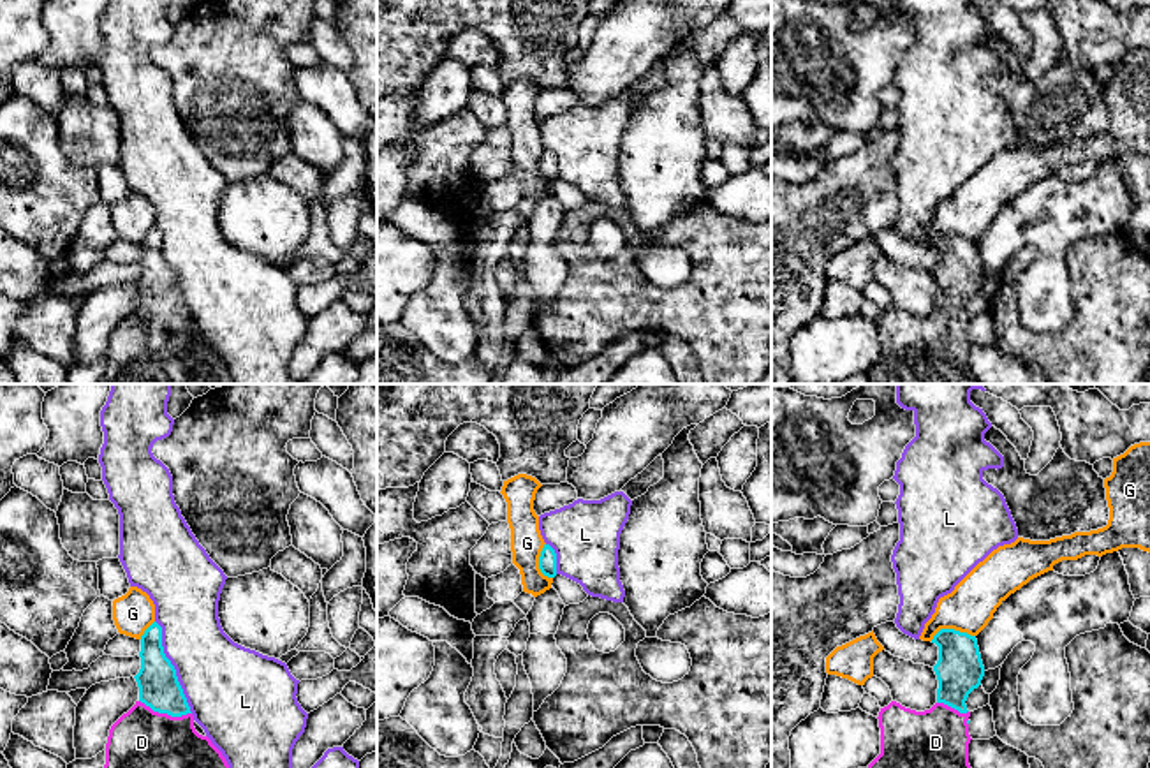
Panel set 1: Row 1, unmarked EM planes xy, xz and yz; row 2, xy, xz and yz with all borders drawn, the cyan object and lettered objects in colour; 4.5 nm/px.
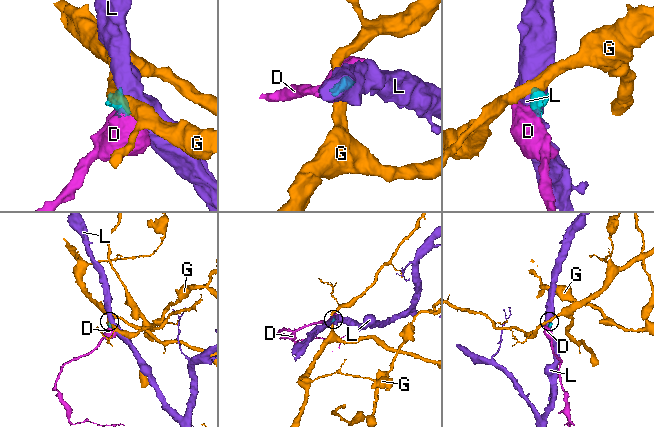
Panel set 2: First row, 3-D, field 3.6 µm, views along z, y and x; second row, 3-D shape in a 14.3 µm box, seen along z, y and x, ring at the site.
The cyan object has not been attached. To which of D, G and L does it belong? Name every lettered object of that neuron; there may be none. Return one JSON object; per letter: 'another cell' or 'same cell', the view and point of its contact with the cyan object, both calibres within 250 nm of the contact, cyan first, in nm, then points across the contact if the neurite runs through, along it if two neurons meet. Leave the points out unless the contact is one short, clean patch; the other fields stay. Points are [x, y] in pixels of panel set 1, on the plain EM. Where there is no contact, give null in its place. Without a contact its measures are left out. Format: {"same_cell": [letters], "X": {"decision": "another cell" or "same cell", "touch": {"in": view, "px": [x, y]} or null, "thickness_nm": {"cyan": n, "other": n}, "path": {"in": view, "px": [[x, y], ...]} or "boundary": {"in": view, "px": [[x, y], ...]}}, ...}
{"same_cell": ["D"], "D": {"decision": "same cell", "touch": {"in": "xy", "px": [166, 317]}, "thickness_nm": {"cyan": 190, "other": 460}, "path": {"in": "xy", "px": [[159, 293], [166, 317], [159, 333], [157, 370]]}}, "G": {"decision": "another cell", "touch": {"in": "yz", "px": [951, 235]}, "thickness_nm": {"cyan": 220, "other": 220}, "boundary": {"in": "yz", "px": [[974, 240], [941, 235], [930, 245]]}}, "L": {"decision": "another cell", "touch": {"in": "xy", "px": [173, 272]}, "thickness_nm": {"cyan": 190, "other": 380}, "boundary": {"in": "xy", "px": [[155, 226], [161, 233], [162, 258], [173, 272], [192, 317]]}}}

